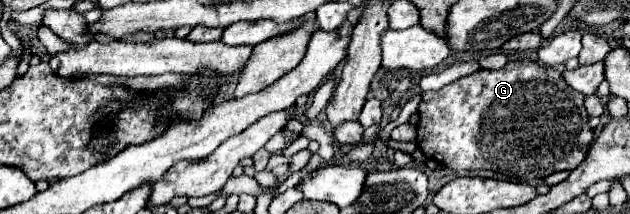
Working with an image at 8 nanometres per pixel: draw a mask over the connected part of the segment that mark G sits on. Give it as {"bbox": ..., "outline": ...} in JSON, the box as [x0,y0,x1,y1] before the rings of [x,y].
{"bbox":[417,60,593,180],"outline":[[[515,60],[515,62],[509,62],[501,70],[479,70],[475,74],[463,76],[463,78],[447,84],[445,88],[441,88],[437,92],[423,92],[423,100],[419,104],[417,144],[431,160],[437,160],[451,170],[493,170],[493,172],[505,174],[509,178],[515,176],[517,180],[537,180],[537,178],[545,178],[545,176],[559,172],[559,170],[575,170],[583,162],[585,152],[587,152],[589,144],[593,142],[593,130],[589,128],[587,118],[589,116],[587,116],[587,110],[583,108],[583,96],[579,92],[573,92],[573,88],[569,88],[569,84],[565,84],[559,70],[541,66],[535,60]]]}

